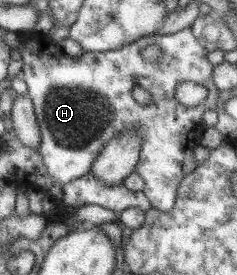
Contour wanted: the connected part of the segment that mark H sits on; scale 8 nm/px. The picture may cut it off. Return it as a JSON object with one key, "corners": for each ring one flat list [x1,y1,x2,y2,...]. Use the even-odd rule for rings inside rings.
{"corners":[[188,27,174,34,148,35,118,50,84,51,79,58,67,56,62,47,47,33,40,34,40,32,32,31,20,32,17,35,20,40,17,48,24,61,22,78,27,83,28,97,32,100,42,138,38,150,43,156,43,163,49,175,62,184,66,184,90,173,90,166,100,151,104,150,116,136,135,128,143,137,143,146,140,149,137,165,138,173,145,182,142,192,155,210,161,212,173,210,179,190,178,184,184,180,186,174,194,172,198,164,194,149,201,146,205,128,204,113,216,108,219,94,213,80,215,67,208,61,209,52,194,37,192,29],[150,44,156,44,162,50,161,59,157,62,147,62,141,56,142,50],[182,82,194,82,204,86,209,93,204,103,192,108,181,104,176,97,176,88],[136,86,148,91,152,100,147,104,138,104,132,96,132,91]]}

